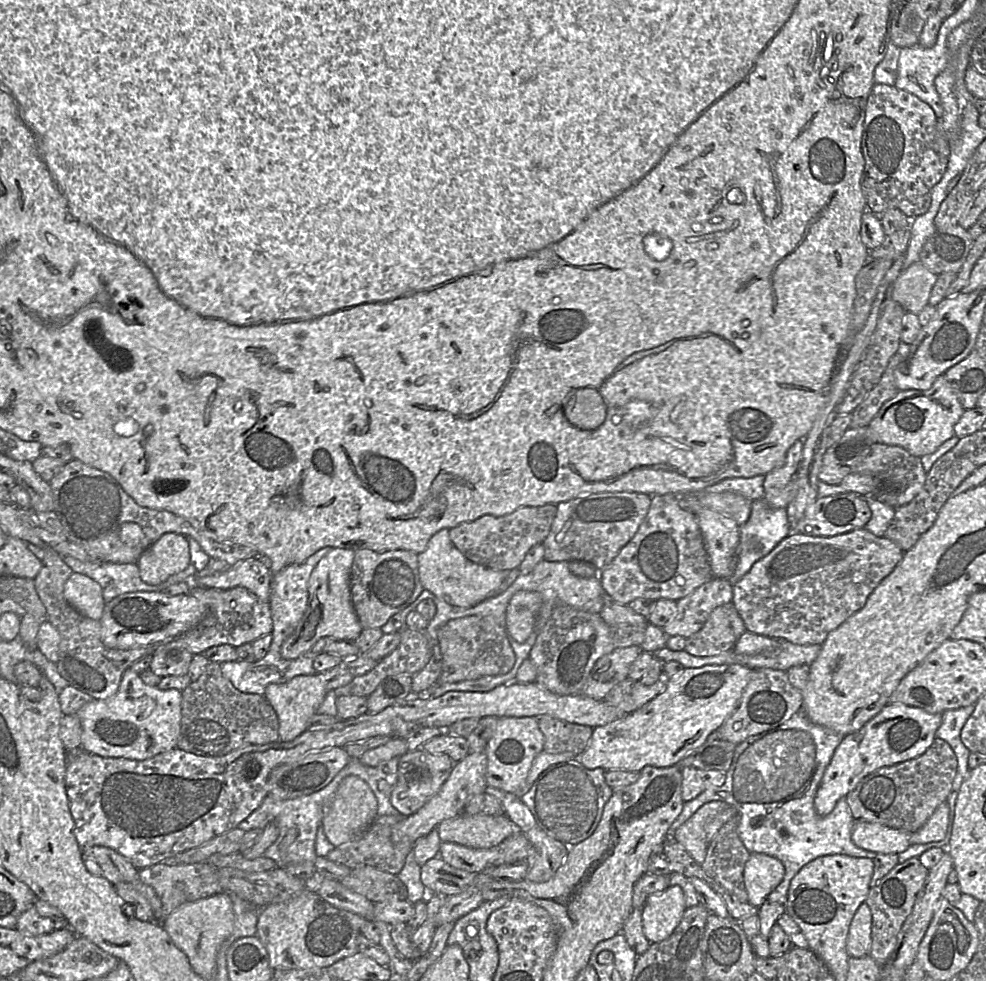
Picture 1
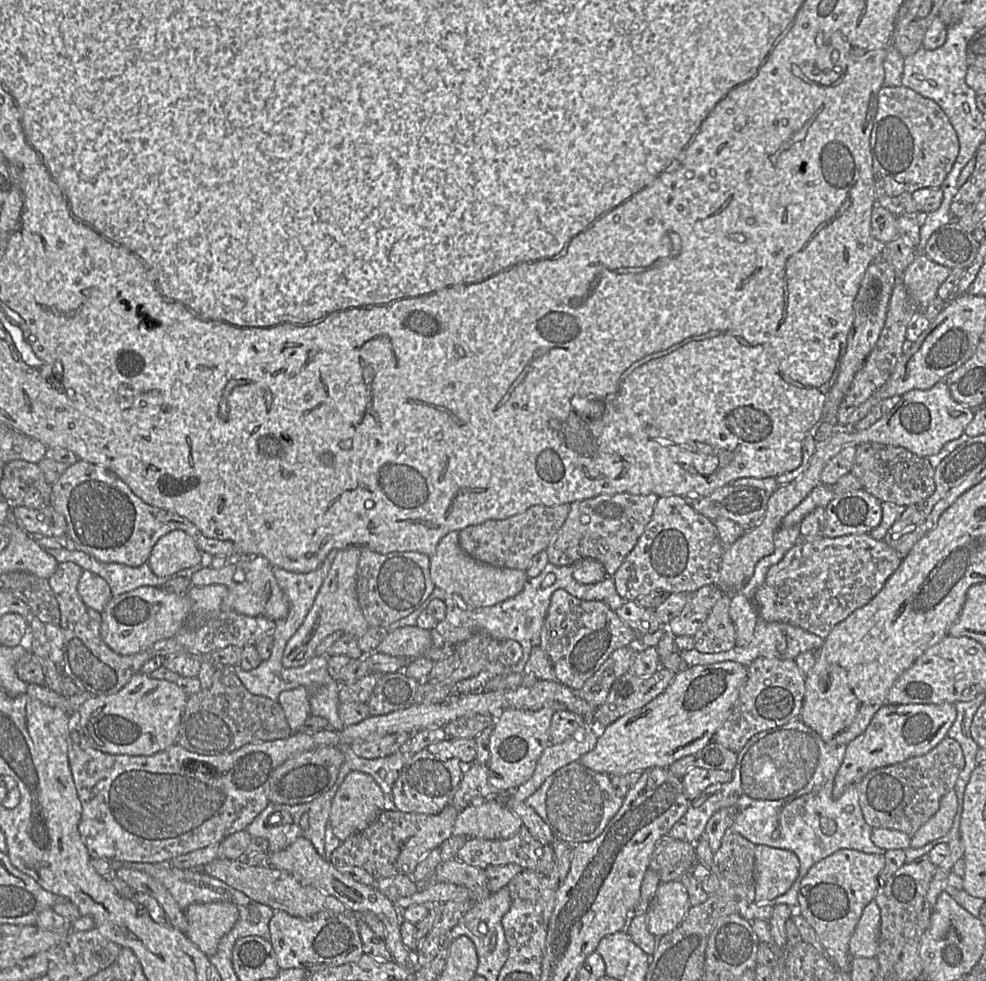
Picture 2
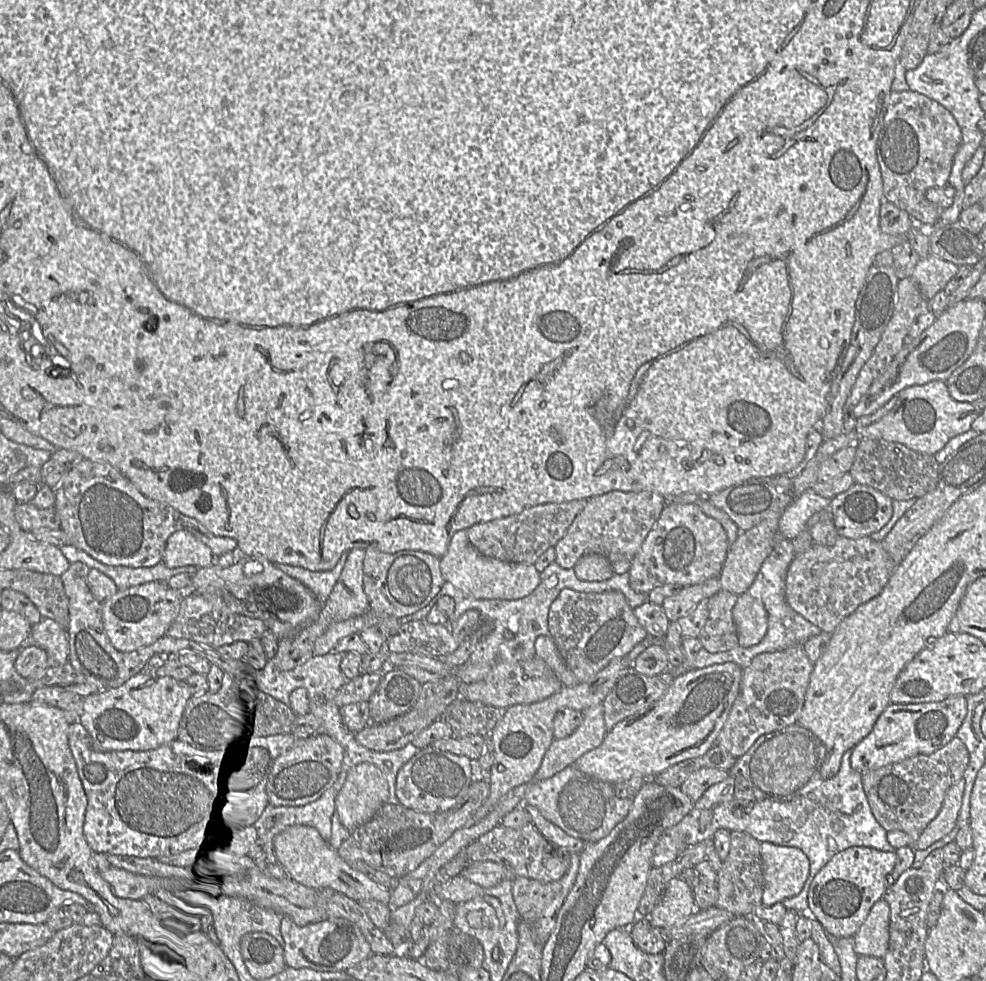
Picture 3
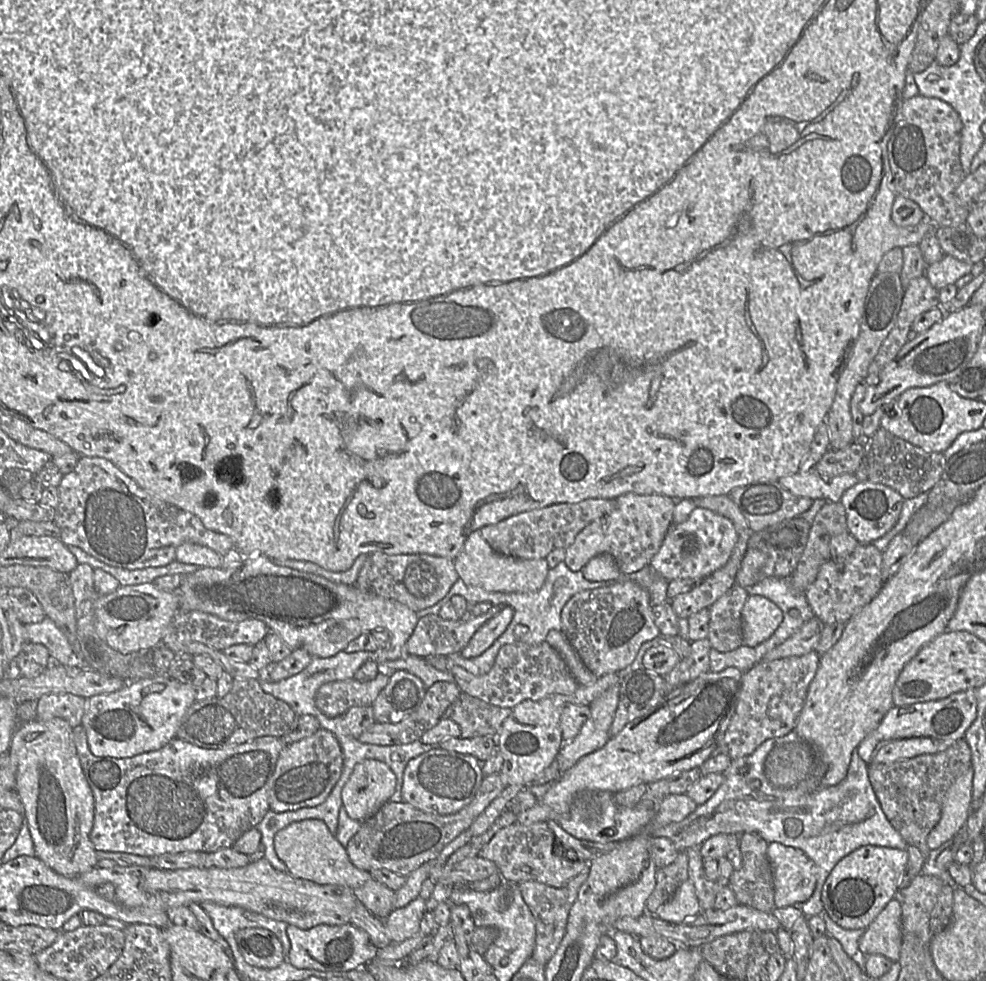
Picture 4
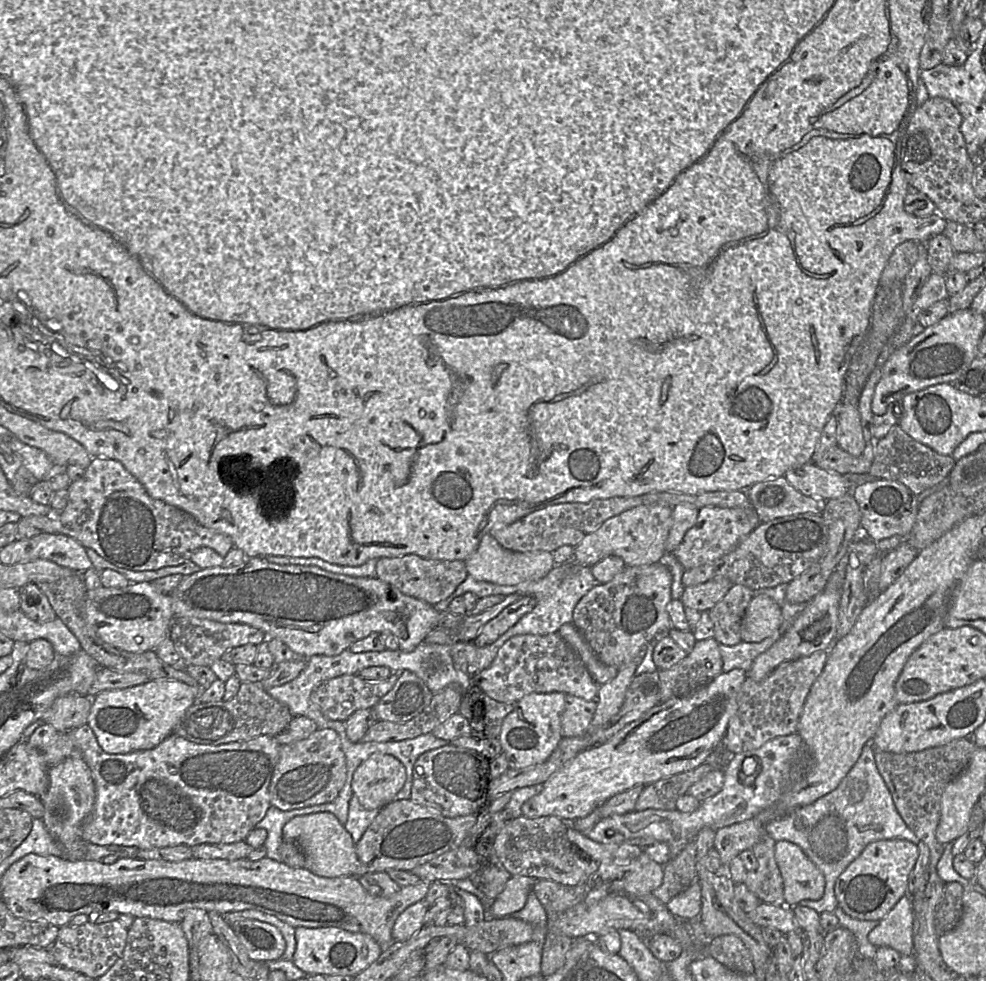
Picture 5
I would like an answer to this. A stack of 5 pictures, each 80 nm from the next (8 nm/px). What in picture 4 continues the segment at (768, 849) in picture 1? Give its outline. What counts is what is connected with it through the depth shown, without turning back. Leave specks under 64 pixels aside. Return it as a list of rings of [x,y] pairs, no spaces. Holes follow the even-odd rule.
[[[795,730],[783,736],[769,738],[751,754],[732,759],[720,786],[709,799],[697,805],[692,813],[680,822],[671,822],[662,828],[652,830],[651,834],[655,837],[669,838],[679,852],[700,846],[716,834],[740,835],[745,832],[756,832],[768,843],[779,842],[785,846],[798,848],[815,863],[817,874],[813,895],[806,901],[795,903],[794,907],[801,910],[806,917],[824,914],[821,901],[823,884],[842,858],[865,845],[907,849],[908,844],[884,814],[868,777],[869,765],[859,757],[856,750],[852,753],[846,776],[833,786],[820,787],[817,762],[818,751],[804,741]]]

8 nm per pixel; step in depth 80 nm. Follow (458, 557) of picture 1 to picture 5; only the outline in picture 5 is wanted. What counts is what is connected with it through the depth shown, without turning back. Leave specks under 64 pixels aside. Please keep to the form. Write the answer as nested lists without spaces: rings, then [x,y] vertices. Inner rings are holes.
[[[490,534],[481,538],[477,549],[465,559],[468,576],[477,581],[512,586],[522,582],[535,581],[546,576],[555,566],[552,552],[516,552],[503,548]]]

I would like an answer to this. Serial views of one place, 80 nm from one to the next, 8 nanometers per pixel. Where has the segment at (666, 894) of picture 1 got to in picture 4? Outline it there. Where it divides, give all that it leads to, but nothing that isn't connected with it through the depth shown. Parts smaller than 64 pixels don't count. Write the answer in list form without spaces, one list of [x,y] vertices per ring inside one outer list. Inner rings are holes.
[[[686,880],[679,885],[673,896],[657,909],[654,915],[667,922],[681,923],[695,917],[700,911],[694,884],[691,880]]]

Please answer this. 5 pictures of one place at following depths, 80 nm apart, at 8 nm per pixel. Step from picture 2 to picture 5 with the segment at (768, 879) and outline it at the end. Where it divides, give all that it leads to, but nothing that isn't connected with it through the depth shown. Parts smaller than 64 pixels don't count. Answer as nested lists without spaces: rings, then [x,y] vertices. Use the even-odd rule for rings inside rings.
[[[776,841],[775,860],[783,879],[785,905],[819,900],[825,892],[825,877],[802,849],[789,841]]]

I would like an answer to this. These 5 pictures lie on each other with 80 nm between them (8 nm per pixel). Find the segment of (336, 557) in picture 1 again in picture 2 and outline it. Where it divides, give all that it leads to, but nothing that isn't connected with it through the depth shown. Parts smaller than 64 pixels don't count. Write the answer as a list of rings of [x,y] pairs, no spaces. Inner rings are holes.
[[[360,548],[338,550],[311,609],[286,644],[282,656],[284,667],[296,668],[306,664],[315,655],[318,645],[332,633],[342,632],[359,638],[368,630],[370,626],[357,597],[357,568],[360,553]]]

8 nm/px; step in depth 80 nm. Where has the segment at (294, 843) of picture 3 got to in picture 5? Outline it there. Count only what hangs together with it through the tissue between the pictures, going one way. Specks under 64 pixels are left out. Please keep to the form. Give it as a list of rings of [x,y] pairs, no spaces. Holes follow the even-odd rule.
[[[317,812],[296,816],[284,825],[282,835],[284,840],[292,840],[299,845],[305,857],[304,868],[313,874],[329,878],[340,876],[359,877],[359,860],[355,852],[355,842],[334,814],[330,812]]]

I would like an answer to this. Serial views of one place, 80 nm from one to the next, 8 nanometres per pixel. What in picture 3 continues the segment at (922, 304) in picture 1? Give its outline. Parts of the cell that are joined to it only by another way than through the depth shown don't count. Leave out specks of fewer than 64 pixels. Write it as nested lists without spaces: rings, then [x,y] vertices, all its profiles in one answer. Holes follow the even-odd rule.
[[[930,255],[919,260],[911,277],[916,282],[921,294],[930,301],[945,288],[958,270],[959,266]]]

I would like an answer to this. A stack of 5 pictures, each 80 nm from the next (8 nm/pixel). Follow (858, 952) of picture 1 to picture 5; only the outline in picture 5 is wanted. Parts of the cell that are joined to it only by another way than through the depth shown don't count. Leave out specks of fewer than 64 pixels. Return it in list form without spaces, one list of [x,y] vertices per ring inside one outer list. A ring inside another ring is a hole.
[[[906,895],[868,934],[868,941],[877,948],[891,947],[897,950],[901,956],[912,955],[914,953],[914,920],[912,898]]]

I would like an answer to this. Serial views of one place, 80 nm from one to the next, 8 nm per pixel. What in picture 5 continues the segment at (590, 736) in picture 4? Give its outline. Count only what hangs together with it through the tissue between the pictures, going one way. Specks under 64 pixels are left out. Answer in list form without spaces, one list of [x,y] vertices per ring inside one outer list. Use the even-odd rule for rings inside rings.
[[[641,649],[634,660],[618,669],[617,675],[612,680],[600,685],[596,698],[597,707],[590,728],[605,725],[618,713],[624,702],[627,688],[645,655],[645,649]]]

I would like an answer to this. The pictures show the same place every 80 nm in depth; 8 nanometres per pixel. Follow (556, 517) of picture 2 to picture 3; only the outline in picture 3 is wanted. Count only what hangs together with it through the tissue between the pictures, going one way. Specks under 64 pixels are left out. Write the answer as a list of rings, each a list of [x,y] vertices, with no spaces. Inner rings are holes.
[[[586,499],[562,503],[545,503],[525,508],[519,513],[474,524],[467,530],[471,545],[483,556],[508,563],[534,564],[547,549],[554,547],[565,535]]]

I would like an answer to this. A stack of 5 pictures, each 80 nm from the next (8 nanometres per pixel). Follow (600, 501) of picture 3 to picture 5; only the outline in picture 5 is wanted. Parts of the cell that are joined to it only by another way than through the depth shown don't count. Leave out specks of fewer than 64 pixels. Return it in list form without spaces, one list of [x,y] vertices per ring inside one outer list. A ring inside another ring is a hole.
[[[639,505],[607,519],[594,532],[574,547],[572,563],[591,567],[608,556],[620,557],[626,567],[648,565],[660,561],[666,551],[666,540],[672,525],[672,507]]]

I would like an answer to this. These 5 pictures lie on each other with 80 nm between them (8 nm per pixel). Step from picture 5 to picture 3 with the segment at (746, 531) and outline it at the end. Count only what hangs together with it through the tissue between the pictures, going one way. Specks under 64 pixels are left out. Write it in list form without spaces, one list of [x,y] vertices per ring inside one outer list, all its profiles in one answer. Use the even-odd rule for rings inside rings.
[[[667,500],[660,517],[632,560],[628,571],[630,587],[637,593],[648,594],[665,584],[686,587],[719,577],[729,545],[721,523],[705,514],[699,505]]]

